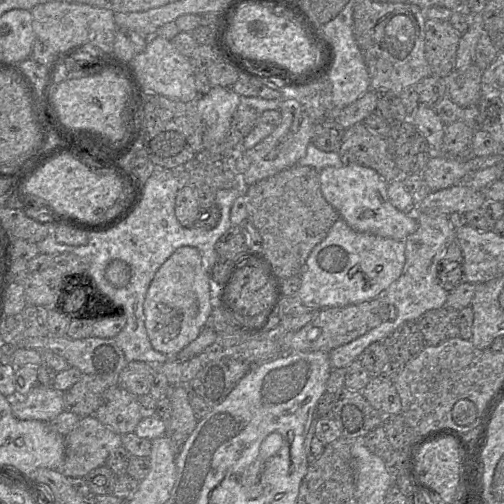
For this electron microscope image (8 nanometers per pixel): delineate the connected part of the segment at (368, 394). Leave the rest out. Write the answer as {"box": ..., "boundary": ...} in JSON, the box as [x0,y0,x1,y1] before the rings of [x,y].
{"box":[362,376,401,415],"boundary":[[[372,376],[362,393],[368,402],[382,414],[398,415],[401,413],[401,399],[394,381],[383,376]]]}

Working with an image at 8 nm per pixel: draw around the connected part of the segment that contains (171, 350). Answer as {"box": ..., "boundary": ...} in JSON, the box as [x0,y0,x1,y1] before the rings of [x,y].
{"box":[144,246,217,356],"boundary":[[[192,246],[176,249],[157,270],[144,300],[145,328],[152,347],[167,356],[175,356],[209,325],[216,299],[217,292],[215,294],[212,278],[203,266],[199,250]]]}

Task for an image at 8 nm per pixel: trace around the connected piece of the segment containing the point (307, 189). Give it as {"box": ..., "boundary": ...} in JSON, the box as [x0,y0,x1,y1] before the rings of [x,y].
{"box":[242,165,340,279],"boundary":[[[295,165],[242,189],[246,195],[248,220],[258,230],[262,238],[261,251],[272,263],[275,272],[282,279],[300,275],[310,252],[326,237],[333,224],[340,218],[336,209],[323,197],[319,171],[310,166]]]}

